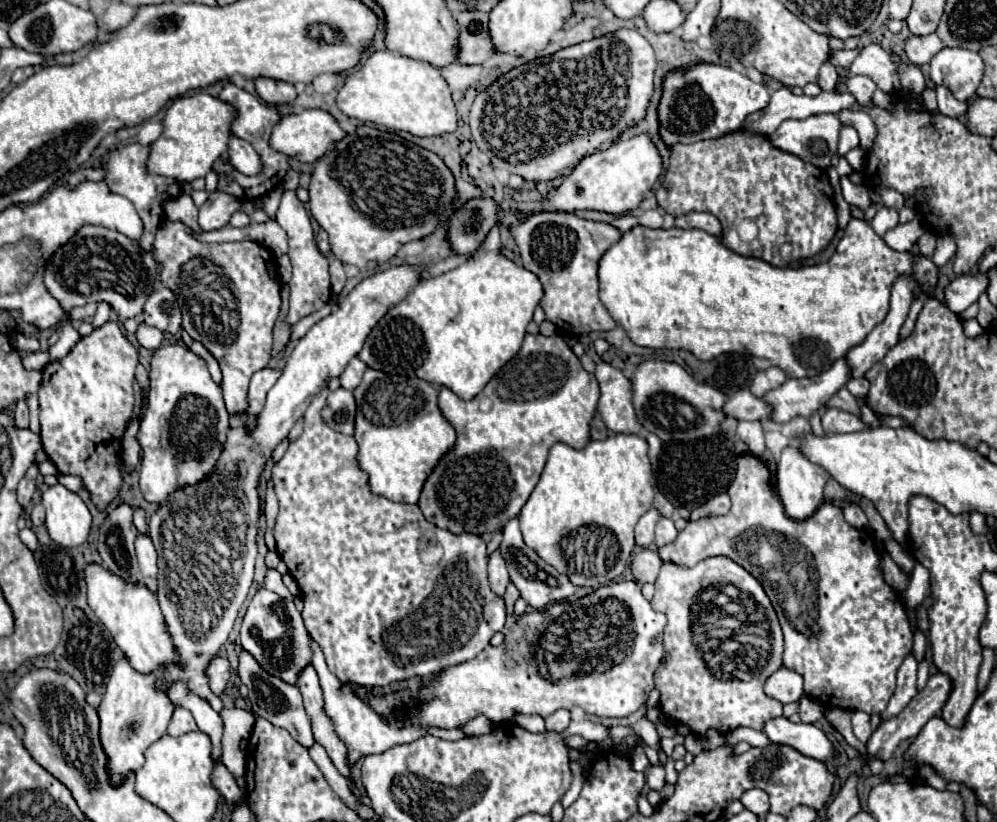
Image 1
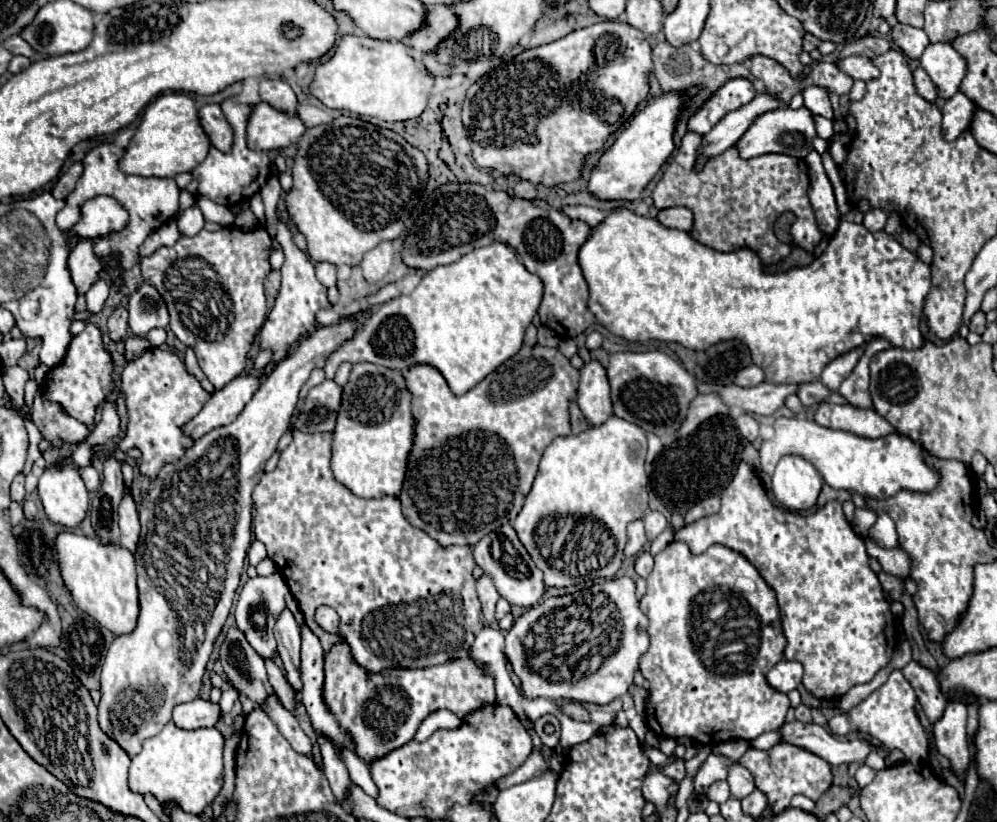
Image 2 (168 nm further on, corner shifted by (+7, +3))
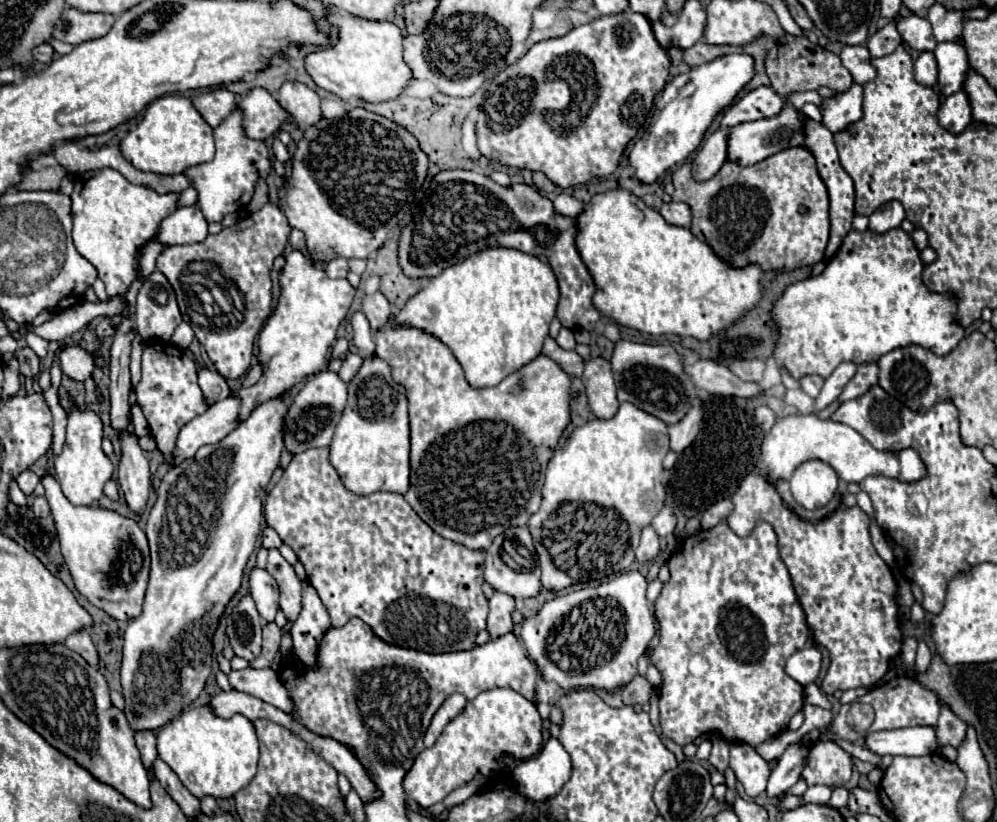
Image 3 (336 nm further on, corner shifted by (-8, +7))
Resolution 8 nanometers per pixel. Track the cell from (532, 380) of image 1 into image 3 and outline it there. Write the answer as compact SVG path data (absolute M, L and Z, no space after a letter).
M388 324L384 330L376 332L376 356L380 356L382 360L386 360L392 368L392 376L398 384L406 386L408 392L408 410L410 410L410 440L412 440L412 454L410 454L410 464L412 464L412 472L410 472L410 490L404 494L404 498L408 500L408 504L416 510L416 514L440 536L454 540L470 550L486 550L492 540L502 534L504 530L508 530L510 526L526 526L528 518L540 508L540 498L542 498L542 486L544 486L544 470L548 460L554 454L554 448L564 432L564 428L570 424L570 402L568 402L568 386L572 384L572 378L548 356L540 354L536 356L532 362L528 362L526 366L518 368L516 372L508 374L500 384L492 386L492 388L472 388L466 378L464 372L458 364L458 360L454 358L454 354L448 350L448 346L444 346L440 340L436 340L434 336L416 330L416 328L394 328L394 324Z

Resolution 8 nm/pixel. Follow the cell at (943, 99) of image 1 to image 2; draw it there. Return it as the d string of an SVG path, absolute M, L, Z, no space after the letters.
M921 68L913 70L913 84L915 84L917 94L923 96L925 100L933 102L937 98L937 90L935 90L933 82L929 82L929 76L925 74L925 70L921 70Z

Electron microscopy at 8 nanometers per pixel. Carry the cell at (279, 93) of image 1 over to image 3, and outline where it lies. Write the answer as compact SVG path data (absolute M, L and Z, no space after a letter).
M284 82L278 90L278 102L300 128L308 128L322 118L318 94L302 82Z

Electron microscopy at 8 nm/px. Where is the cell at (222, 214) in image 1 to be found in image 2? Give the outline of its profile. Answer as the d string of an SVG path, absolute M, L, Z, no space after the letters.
M191 206L175 216L175 224L177 224L181 236L195 236L199 230L203 230L205 220L203 220L199 206Z

